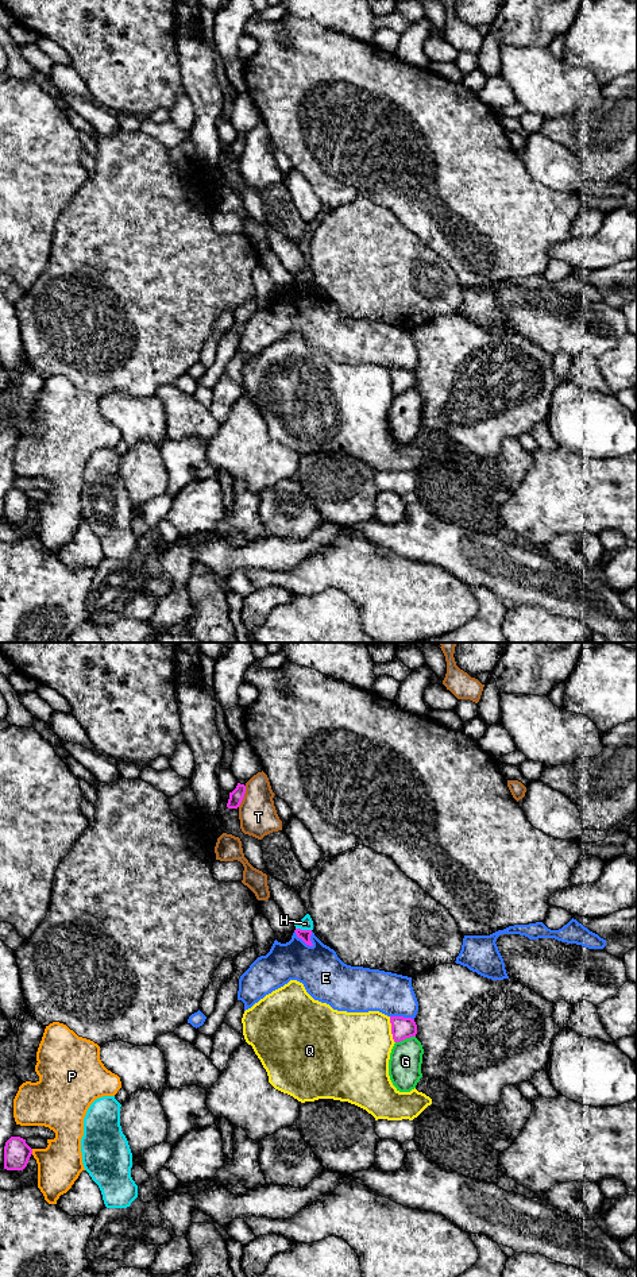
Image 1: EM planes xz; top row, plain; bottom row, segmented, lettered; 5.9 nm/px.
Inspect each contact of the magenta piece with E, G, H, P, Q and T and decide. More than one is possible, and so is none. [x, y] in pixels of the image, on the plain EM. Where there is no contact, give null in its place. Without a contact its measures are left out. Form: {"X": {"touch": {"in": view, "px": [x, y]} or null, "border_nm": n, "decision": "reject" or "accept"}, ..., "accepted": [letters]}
{"E": {"touch": {"in": "xz", "px": [302, 292]}, "border_nm": 150, "decision": "reject"}, "G": {"touch": {"in": "xz", "px": [405, 390]}, "border_nm": 130, "decision": "reject"}, "H": {"touch": {"in": "xz", "px": [304, 282]}, "border_nm": 100, "decision": "reject"}, "P": {"touch": {"in": "xz", "px": [31, 504]}, "border_nm": 30, "decision": "reject"}, "Q": {"touch": {"in": "xz", "px": [392, 382]}, "border_nm": 160, "decision": "reject"}, "T": {"touch": {"in": "xz", "px": [243, 149]}, "border_nm": 140, "decision": "reject"}, "accepted": []}

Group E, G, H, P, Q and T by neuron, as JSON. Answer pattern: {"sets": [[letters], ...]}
{"sets": [["E"], ["G"], ["H"], ["P"], ["Q"], ["T"]]}

